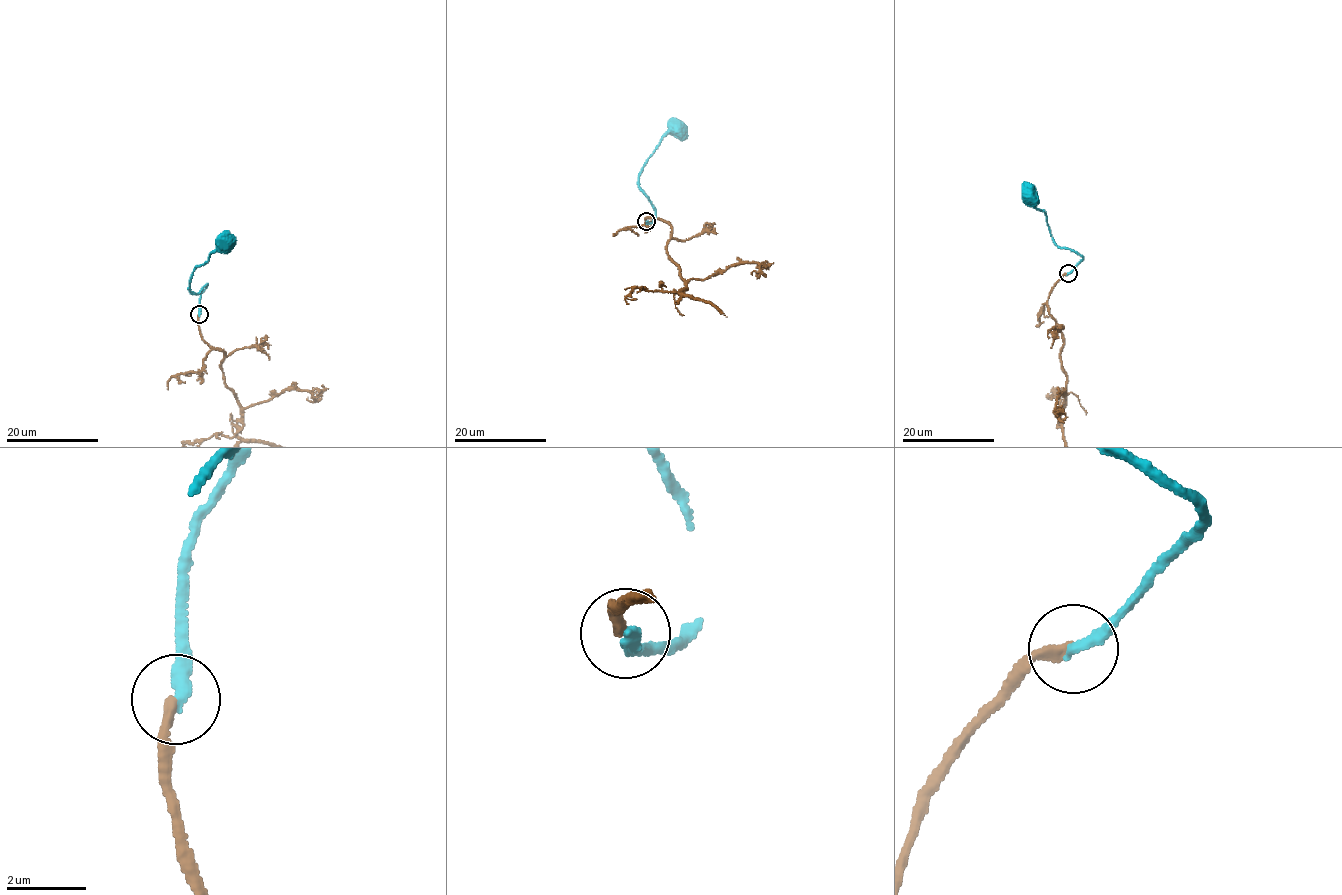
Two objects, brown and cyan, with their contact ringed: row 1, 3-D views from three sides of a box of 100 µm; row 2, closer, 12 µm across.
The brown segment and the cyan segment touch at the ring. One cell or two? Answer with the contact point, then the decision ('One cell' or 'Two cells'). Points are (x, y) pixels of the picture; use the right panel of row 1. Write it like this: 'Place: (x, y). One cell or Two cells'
Place: (1068, 273). Two cells

